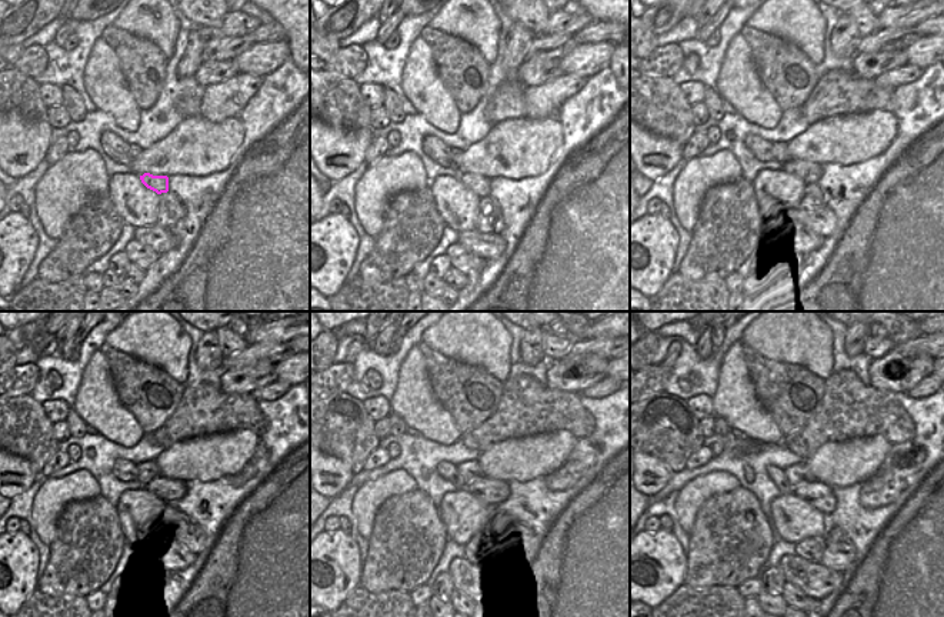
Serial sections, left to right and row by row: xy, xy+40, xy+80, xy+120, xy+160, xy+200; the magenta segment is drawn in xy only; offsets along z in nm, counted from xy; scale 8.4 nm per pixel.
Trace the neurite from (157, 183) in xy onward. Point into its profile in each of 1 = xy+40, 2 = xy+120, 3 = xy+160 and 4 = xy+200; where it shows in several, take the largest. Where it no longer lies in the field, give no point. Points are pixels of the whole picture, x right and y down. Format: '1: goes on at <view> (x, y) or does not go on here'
1: goes on at xy+40 (479, 184)
2: goes on at xy+120 (169, 490)
3: goes on at xy+160 (491, 492)
4: goes on at xy+200 (817, 494)

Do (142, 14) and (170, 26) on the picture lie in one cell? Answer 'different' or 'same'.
same

